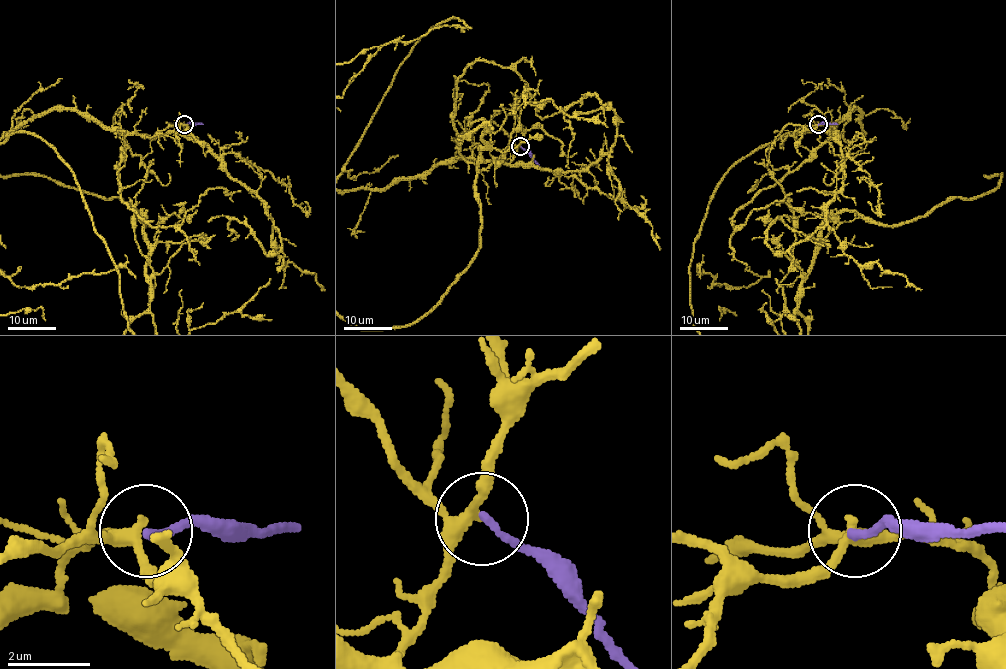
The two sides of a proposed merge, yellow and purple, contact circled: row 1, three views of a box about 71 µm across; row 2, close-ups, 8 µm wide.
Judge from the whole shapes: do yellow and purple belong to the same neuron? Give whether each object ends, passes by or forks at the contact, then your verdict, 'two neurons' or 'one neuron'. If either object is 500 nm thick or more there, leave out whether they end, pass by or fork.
yellow forks | purple ends | two neurons

